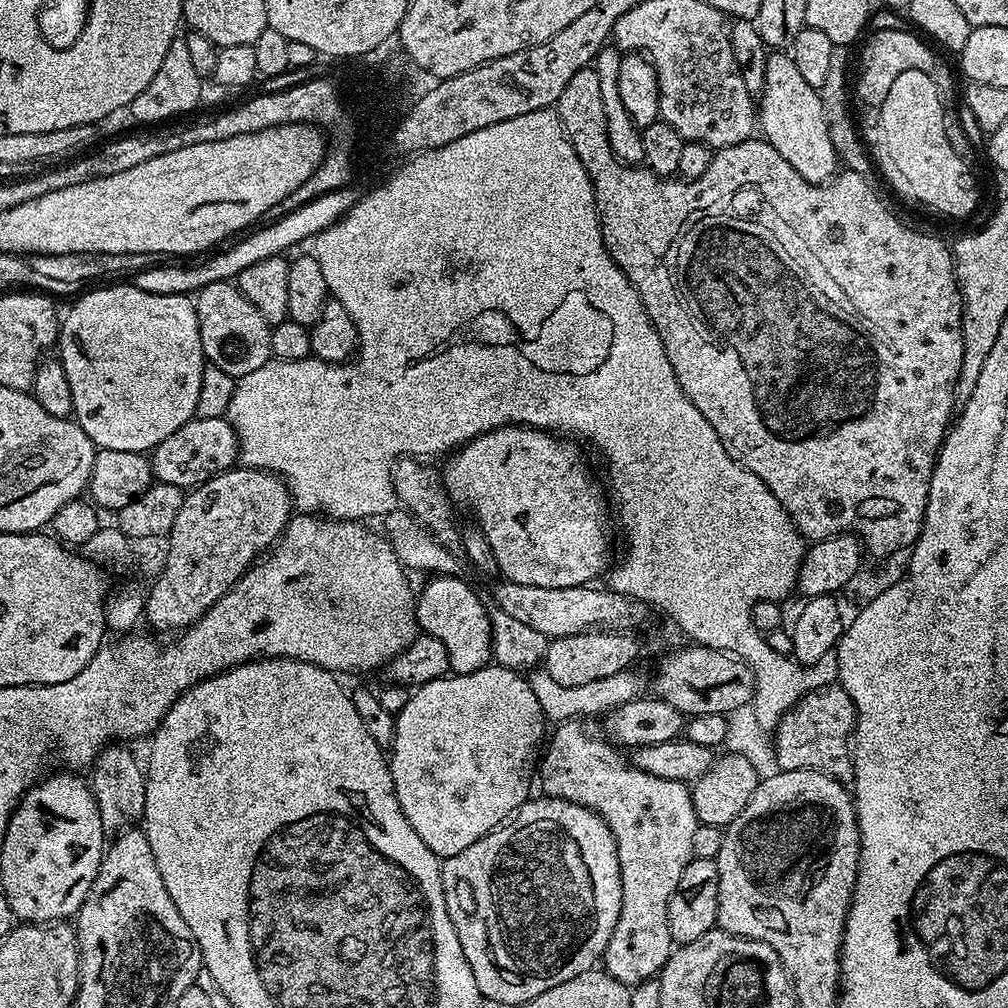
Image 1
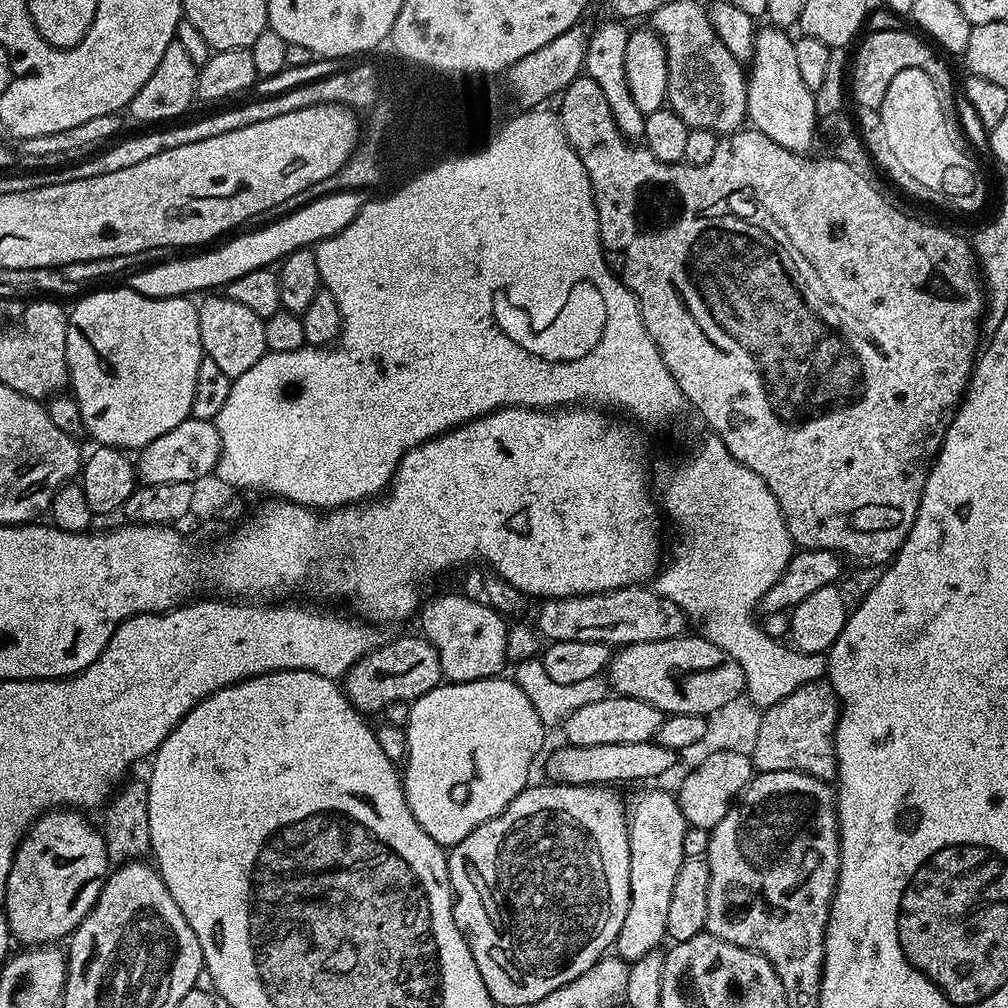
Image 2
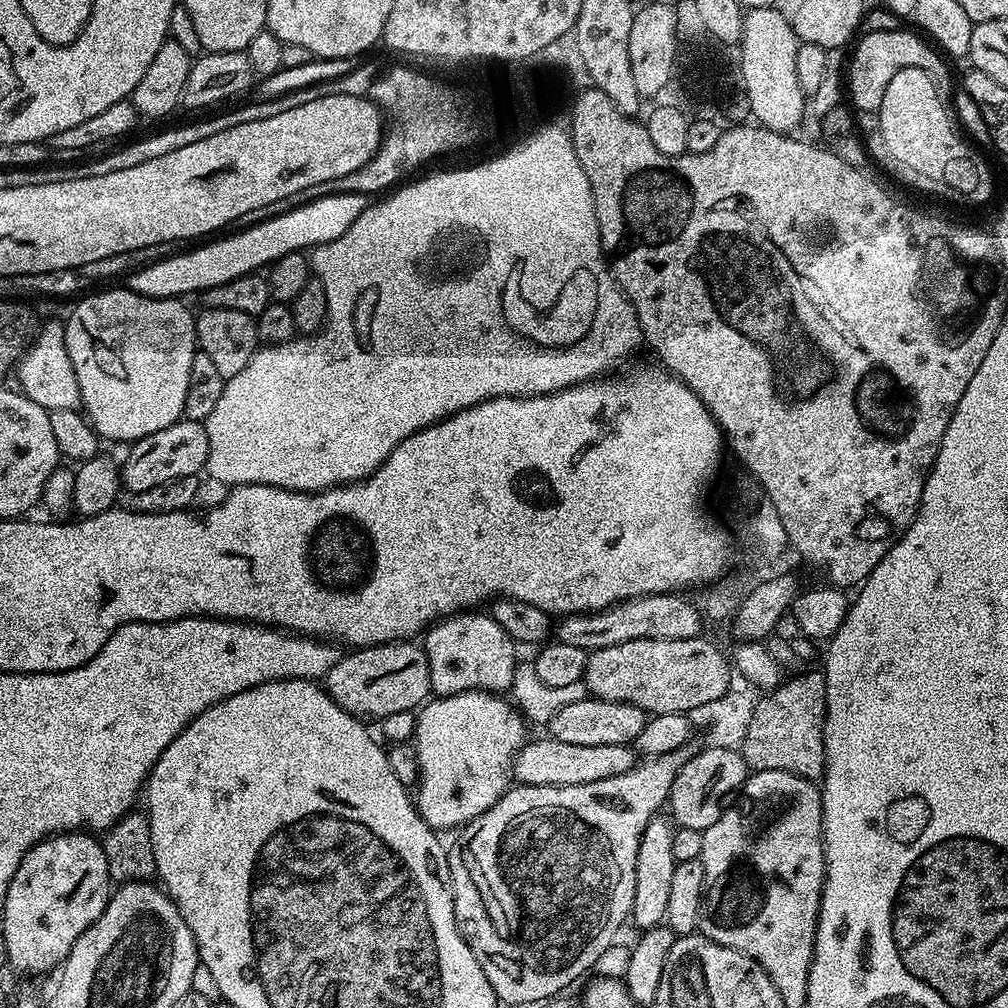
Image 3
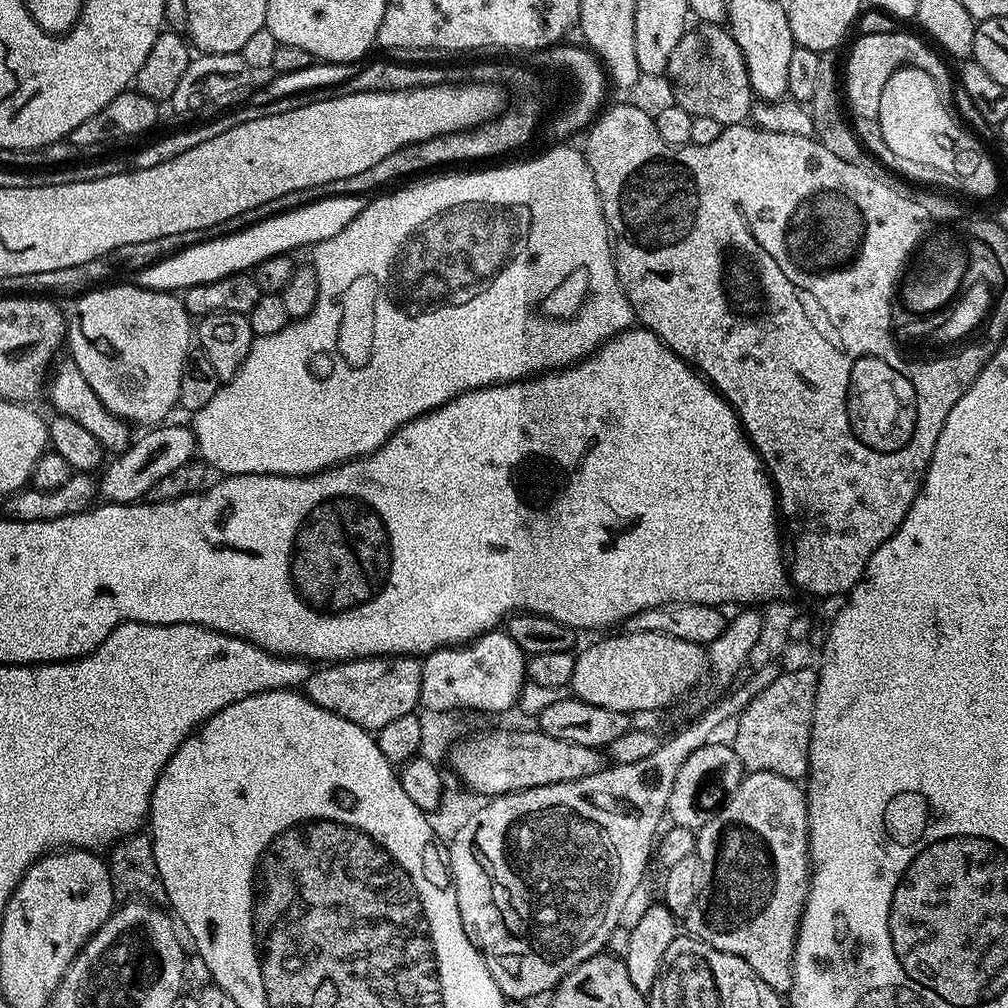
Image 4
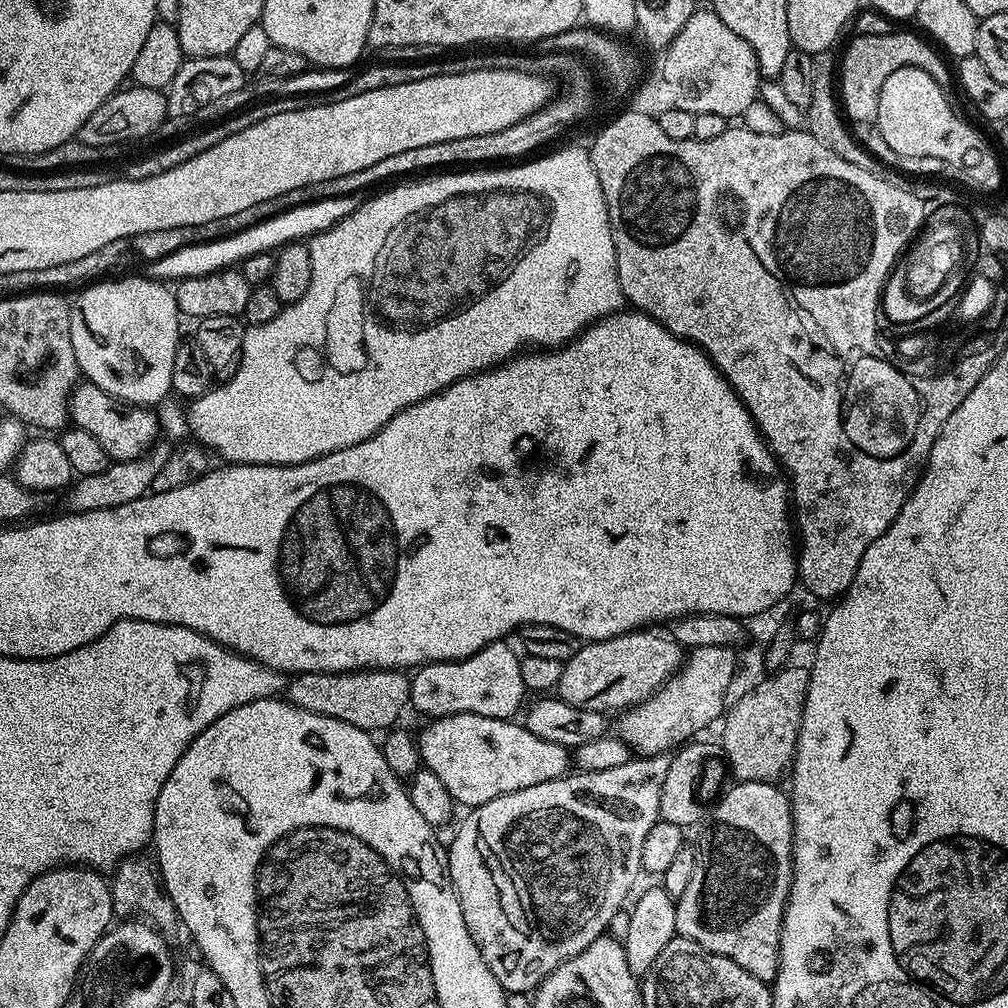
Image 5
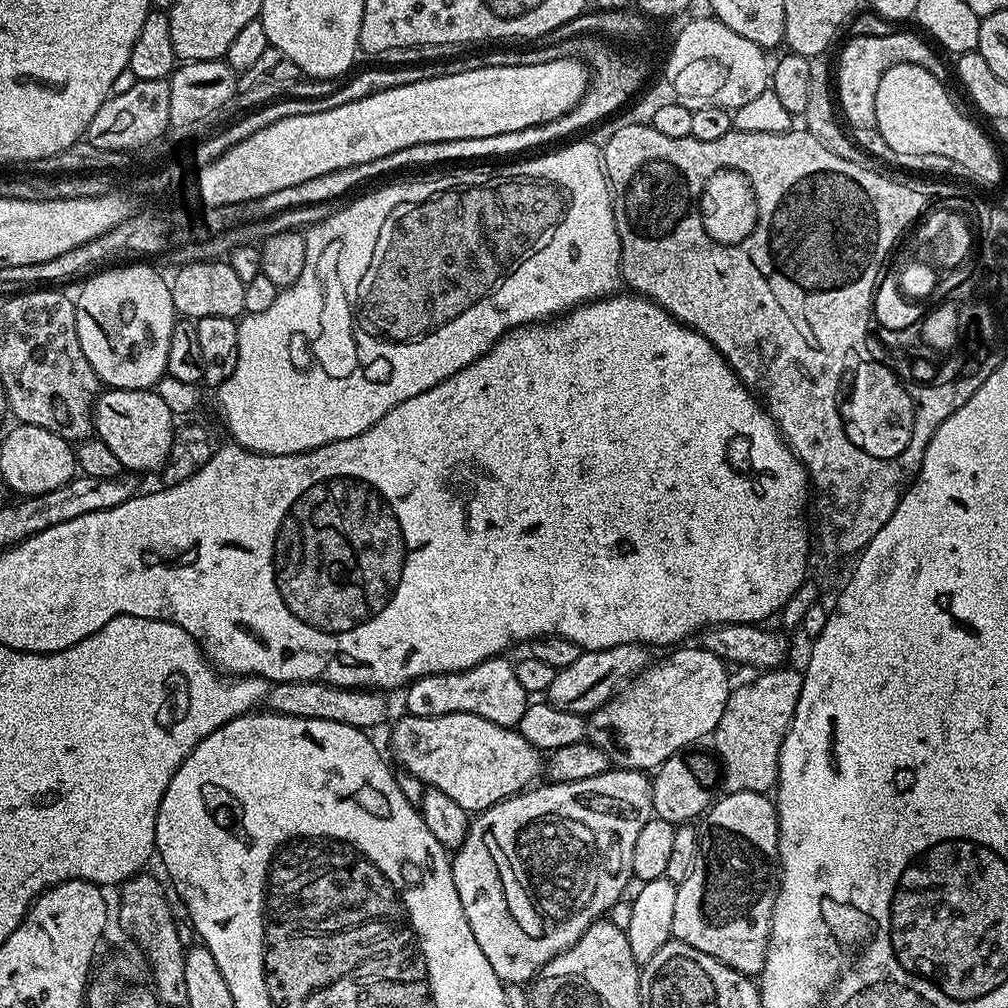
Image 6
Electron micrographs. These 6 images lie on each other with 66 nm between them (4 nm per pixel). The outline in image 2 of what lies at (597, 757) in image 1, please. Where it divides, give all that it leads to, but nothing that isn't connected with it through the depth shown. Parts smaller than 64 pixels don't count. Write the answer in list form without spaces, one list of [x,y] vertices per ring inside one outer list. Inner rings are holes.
[[[644,792],[636,801],[631,801],[628,818],[628,837],[630,838],[630,910],[626,910],[626,922],[614,945],[615,955],[623,960],[635,962],[646,954],[657,951],[660,943],[666,940],[666,914],[670,914],[670,894],[674,894],[674,878],[686,859],[684,839],[690,825],[680,809],[679,799],[668,792]]]

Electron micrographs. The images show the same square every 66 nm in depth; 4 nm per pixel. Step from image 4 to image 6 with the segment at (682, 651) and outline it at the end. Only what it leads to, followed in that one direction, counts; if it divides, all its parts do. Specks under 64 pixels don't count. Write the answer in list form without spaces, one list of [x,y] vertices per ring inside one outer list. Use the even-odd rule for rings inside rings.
[[[623,644],[597,652],[581,651],[580,657],[571,666],[557,670],[554,682],[550,682],[546,693],[547,703],[553,704],[558,710],[570,710],[581,714],[597,712],[611,696],[615,696],[633,676],[639,676],[650,663],[649,649],[643,644]]]

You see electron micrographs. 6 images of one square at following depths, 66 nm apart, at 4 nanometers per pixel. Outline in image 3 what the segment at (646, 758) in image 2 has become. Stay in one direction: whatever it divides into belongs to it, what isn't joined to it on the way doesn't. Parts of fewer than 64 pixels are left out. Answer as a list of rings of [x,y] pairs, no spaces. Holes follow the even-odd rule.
[[[551,738],[529,739],[514,757],[514,776],[520,784],[534,786],[578,786],[582,782],[596,782],[612,778],[614,774],[626,774],[638,763],[635,747],[627,744],[614,746],[574,746],[570,742],[558,742]]]

